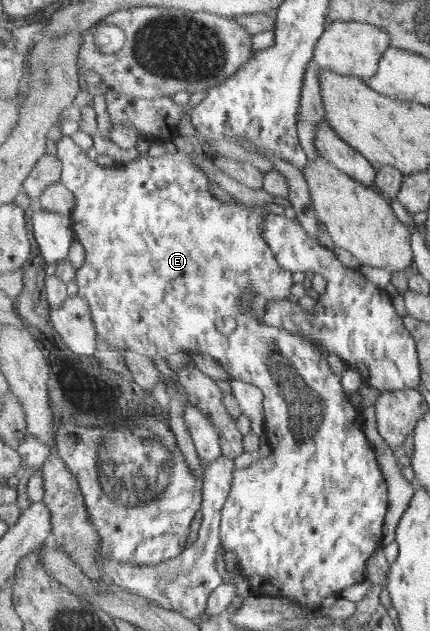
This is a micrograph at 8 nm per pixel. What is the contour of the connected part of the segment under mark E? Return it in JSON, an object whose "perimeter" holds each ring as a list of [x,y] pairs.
{"perimeter":[[[63,136],[57,143],[57,155],[62,162],[61,182],[73,191],[77,197],[77,207],[73,209],[73,228],[85,249],[85,260],[77,271],[76,285],[78,294],[85,297],[90,305],[92,317],[95,321],[99,338],[105,340],[111,349],[130,351],[144,354],[150,359],[154,357],[168,357],[180,351],[184,353],[209,354],[216,359],[222,368],[230,375],[230,379],[245,381],[257,385],[265,395],[265,436],[272,446],[272,455],[259,458],[247,468],[237,468],[234,472],[230,495],[224,505],[221,516],[221,546],[236,556],[240,568],[240,575],[250,582],[250,592],[253,595],[274,596],[286,598],[299,604],[325,606],[338,594],[357,583],[367,580],[367,564],[383,542],[386,515],[389,513],[389,483],[385,472],[378,461],[377,451],[369,442],[365,434],[365,418],[360,411],[350,403],[349,394],[342,383],[342,373],[334,373],[328,363],[328,352],[319,348],[308,336],[293,334],[290,330],[283,330],[260,322],[265,316],[270,302],[288,300],[294,279],[292,270],[282,267],[277,260],[269,242],[265,240],[263,223],[272,216],[264,206],[241,204],[237,200],[220,201],[210,189],[214,181],[208,173],[194,163],[194,159],[184,152],[174,155],[164,154],[161,157],[148,157],[146,154],[127,165],[120,167],[100,167],[96,161],[88,158],[87,151],[74,143],[70,136]]]}

